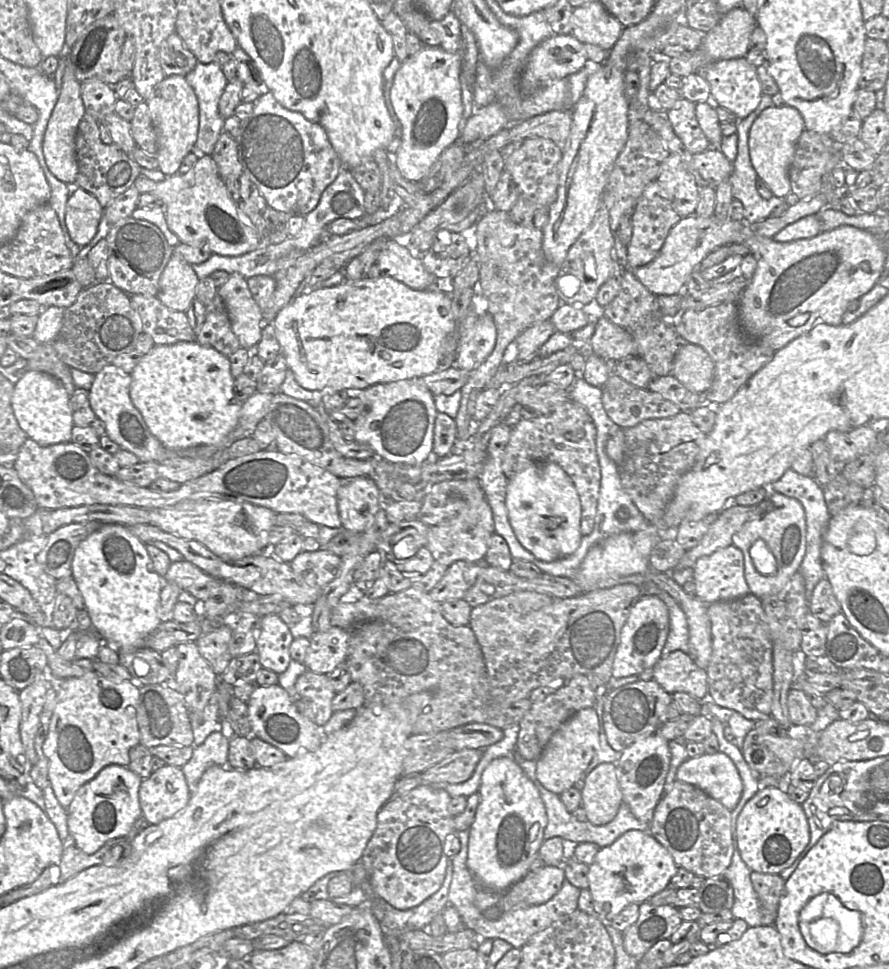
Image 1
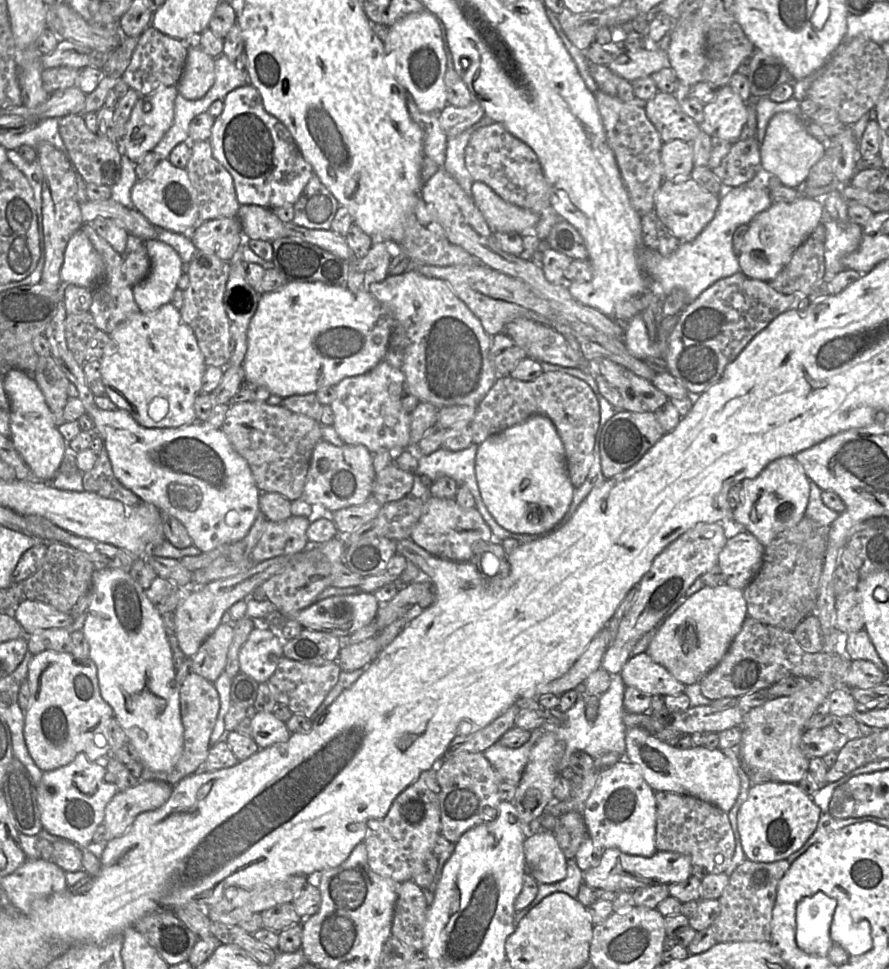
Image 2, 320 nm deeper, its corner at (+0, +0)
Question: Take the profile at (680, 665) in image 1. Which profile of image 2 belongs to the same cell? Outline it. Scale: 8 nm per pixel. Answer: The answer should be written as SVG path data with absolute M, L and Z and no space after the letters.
M644 652L631 656L620 673L627 687L635 687L650 696L679 695L685 689L684 684Z

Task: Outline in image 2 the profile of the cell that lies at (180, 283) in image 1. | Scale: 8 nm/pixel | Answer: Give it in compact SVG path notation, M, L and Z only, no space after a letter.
M148 240L145 248L150 258L149 275L133 286L133 296L143 313L157 310L170 303L182 275L183 262L178 253L160 240Z

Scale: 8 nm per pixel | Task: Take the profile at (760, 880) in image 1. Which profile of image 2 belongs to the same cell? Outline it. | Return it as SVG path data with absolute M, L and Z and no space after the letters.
M788 859L775 862L746 860L729 876L728 885L718 899L720 913L712 928L717 943L771 942L771 921L780 880L792 863Z

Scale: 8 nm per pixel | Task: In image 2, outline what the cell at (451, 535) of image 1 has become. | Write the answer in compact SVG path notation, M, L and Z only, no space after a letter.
M429 497L424 502L422 514L414 526L410 539L431 555L454 562L468 562L477 542L493 541L491 529L476 509L462 508L455 499Z

